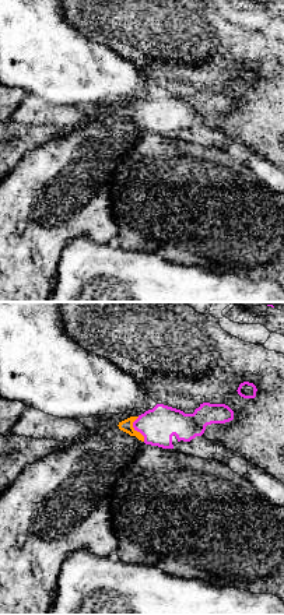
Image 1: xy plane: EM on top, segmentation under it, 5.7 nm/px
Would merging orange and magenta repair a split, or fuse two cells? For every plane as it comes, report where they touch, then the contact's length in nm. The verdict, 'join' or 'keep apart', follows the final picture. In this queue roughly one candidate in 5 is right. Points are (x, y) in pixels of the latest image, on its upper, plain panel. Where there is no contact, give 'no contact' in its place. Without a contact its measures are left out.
(136, 118) | 150 nm

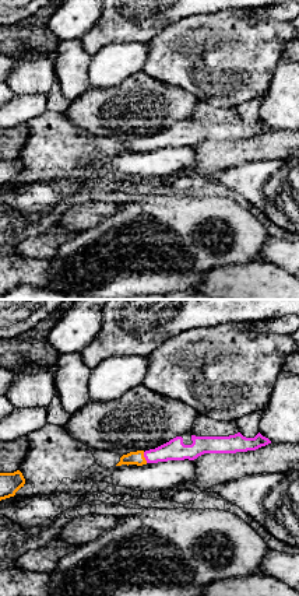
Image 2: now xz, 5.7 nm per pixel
(144, 144) | 70 nm

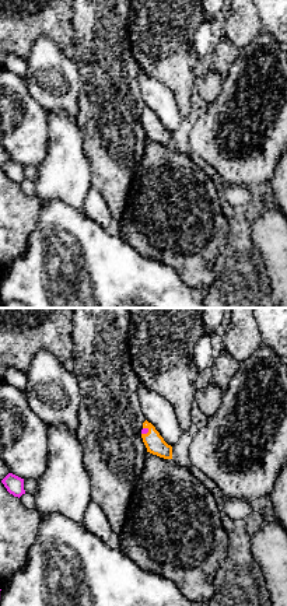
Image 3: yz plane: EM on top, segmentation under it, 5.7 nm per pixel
(147, 119) | 60 nm

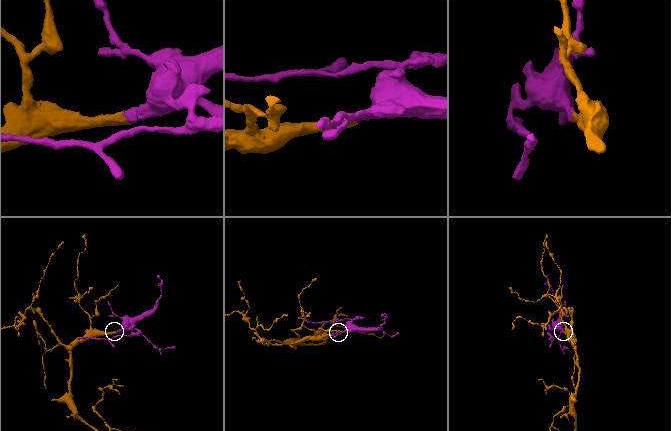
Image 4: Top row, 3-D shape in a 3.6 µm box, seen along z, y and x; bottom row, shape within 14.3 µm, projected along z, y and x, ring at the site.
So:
join

